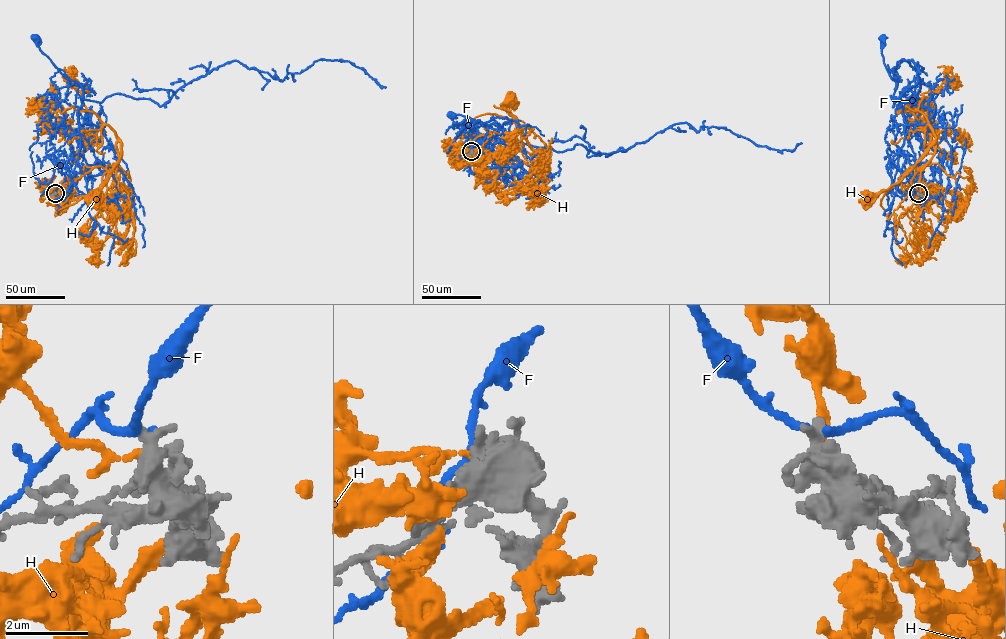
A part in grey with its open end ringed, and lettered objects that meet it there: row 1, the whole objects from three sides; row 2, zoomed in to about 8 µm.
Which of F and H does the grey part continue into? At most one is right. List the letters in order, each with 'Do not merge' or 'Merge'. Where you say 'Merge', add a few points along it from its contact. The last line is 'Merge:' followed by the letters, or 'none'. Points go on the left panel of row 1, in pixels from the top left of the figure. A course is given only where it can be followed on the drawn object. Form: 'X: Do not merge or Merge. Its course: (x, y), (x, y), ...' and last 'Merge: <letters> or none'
F: Do not merge
H: Merge. Its course: (55, 193), (48, 186), (42, 197), (93, 168), (111, 170), (119, 141), (119, 161), (92, 200)
Merge: H

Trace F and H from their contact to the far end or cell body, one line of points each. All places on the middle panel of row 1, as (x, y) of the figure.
F: (471, 151), (481, 141), (478, 123), (505, 129), (500, 134), (494, 131), (495, 138), (498, 125), (450, 115)
H: (471, 151), (458, 155), (478, 136), (496, 132), (537, 166), (508, 101)

